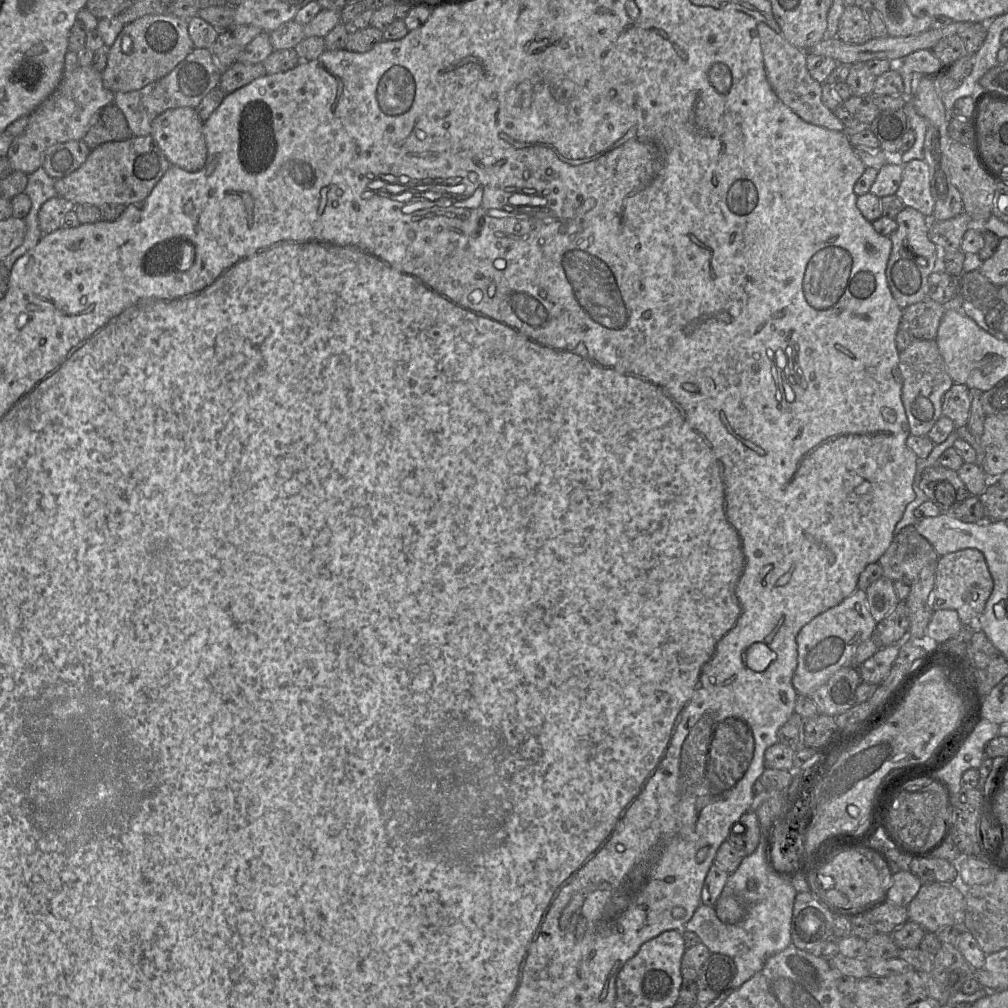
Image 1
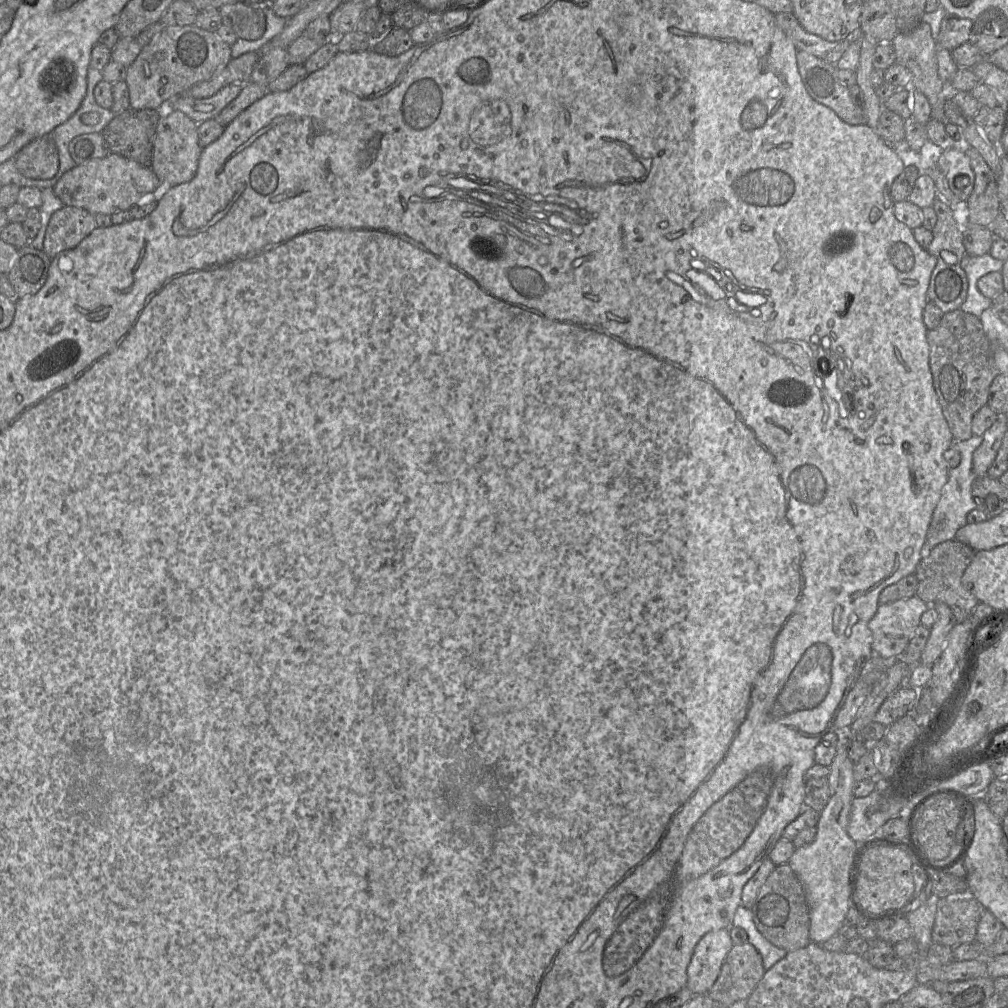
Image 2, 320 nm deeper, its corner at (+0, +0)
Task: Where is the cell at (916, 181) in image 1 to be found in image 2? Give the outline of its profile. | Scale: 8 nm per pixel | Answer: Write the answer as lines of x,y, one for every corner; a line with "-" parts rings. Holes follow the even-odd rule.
955,148
944,150
938,160
938,167
953,194
966,201
975,185
975,173
968,155

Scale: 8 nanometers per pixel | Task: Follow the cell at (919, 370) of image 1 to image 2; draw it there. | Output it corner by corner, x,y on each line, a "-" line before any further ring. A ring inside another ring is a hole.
960,309
945,313
940,324
933,330
928,330
927,341
930,348
929,367
933,386
954,442
968,440
974,436
971,428
972,419
975,413
987,404
991,383
999,375
993,360
993,344
984,331
981,319

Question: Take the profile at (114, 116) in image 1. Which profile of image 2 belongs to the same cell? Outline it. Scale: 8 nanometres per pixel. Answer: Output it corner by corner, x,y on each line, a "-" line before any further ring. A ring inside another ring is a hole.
128,108
117,114
101,132
110,153
151,167
155,133
161,109

